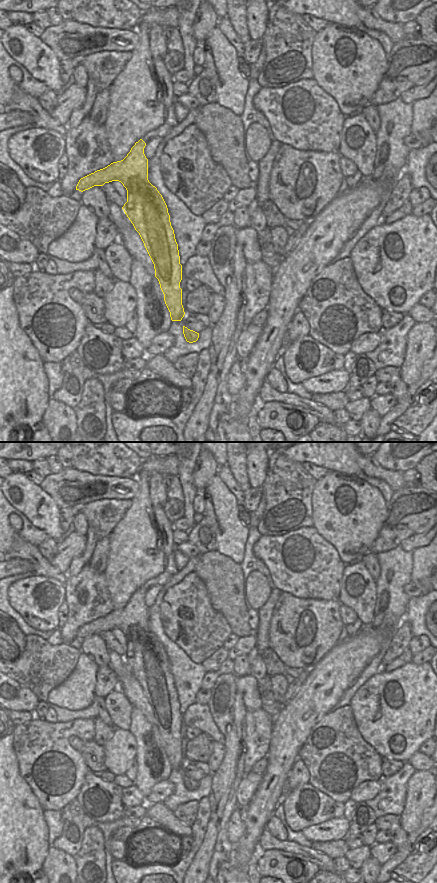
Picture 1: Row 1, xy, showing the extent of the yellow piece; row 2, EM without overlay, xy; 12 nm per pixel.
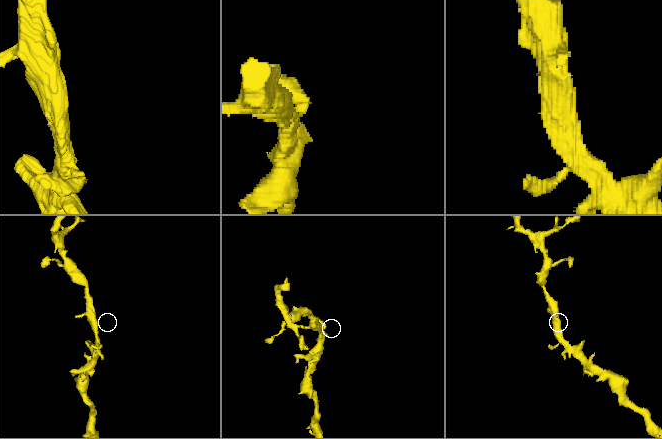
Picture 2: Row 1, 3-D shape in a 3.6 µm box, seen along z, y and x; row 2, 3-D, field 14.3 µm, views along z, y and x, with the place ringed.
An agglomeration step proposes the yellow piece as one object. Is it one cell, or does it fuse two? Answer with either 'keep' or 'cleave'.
keep

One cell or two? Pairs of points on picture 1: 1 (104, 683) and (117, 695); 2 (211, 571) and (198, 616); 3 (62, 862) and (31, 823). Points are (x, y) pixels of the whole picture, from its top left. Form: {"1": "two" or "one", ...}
{"1": "two", "2": "two", "3": "two"}

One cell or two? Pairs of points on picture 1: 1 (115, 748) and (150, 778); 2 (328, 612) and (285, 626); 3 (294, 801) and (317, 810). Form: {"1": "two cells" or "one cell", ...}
{"1": "two cells", "2": "one cell", "3": "one cell"}

